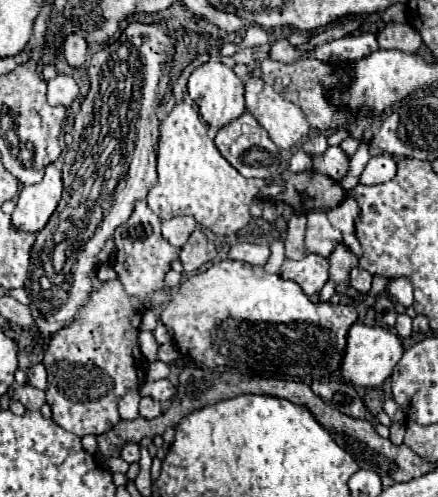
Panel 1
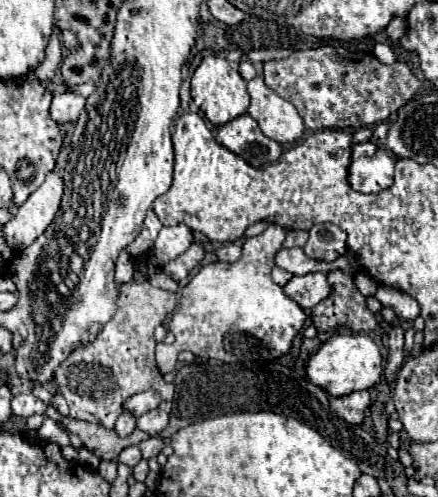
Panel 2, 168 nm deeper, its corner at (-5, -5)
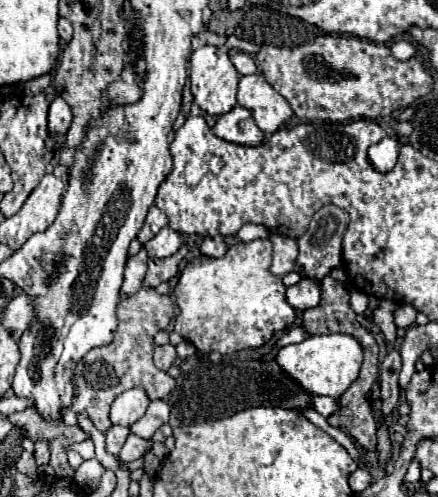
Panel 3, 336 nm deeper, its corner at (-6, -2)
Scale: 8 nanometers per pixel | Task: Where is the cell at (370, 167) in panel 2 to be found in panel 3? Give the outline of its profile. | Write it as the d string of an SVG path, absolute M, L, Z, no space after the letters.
M386 136L380 142L368 148L368 160L378 172L390 172L398 160L398 140L394 136Z

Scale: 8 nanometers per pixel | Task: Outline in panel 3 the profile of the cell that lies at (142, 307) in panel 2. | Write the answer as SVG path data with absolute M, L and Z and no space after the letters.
M140 288L136 294L126 296L118 304L118 330L108 346L90 350L74 370L74 400L72 410L76 414L86 414L92 418L100 432L106 432L110 422L110 406L118 394L134 386L146 384L146 394L150 400L166 398L176 386L174 378L164 370L158 370L152 362L154 334L164 330L174 316L174 302L170 296L162 296L156 288Z

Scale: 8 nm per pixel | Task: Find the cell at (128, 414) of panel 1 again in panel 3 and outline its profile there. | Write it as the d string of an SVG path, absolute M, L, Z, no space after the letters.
M114 424L114 426L106 432L106 450L108 450L110 454L118 454L120 448L122 448L122 444L126 442L128 434L130 434L130 428L128 428L128 426Z

